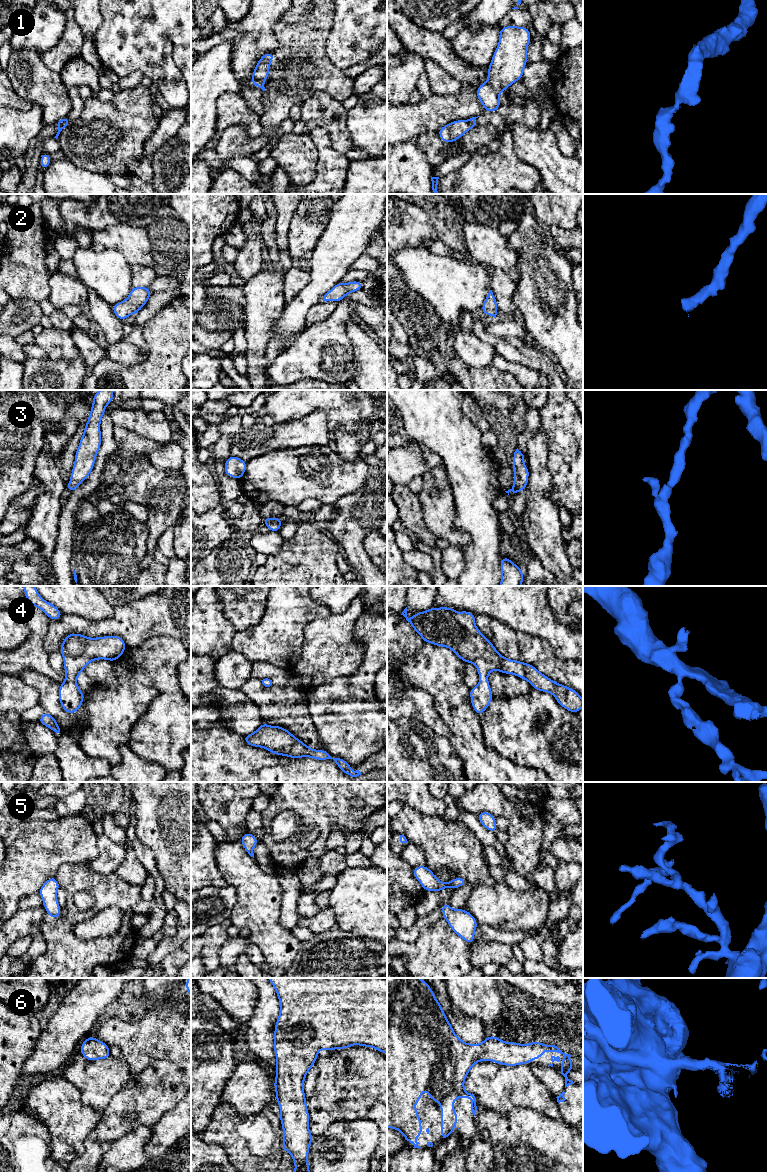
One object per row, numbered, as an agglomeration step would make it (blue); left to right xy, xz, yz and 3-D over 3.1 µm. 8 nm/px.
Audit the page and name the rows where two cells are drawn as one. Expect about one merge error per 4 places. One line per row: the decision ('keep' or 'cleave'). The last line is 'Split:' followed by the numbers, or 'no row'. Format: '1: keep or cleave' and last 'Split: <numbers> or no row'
1: cleave
2: keep
3: keep
4: keep
5: keep
6: keep
Split: 1

